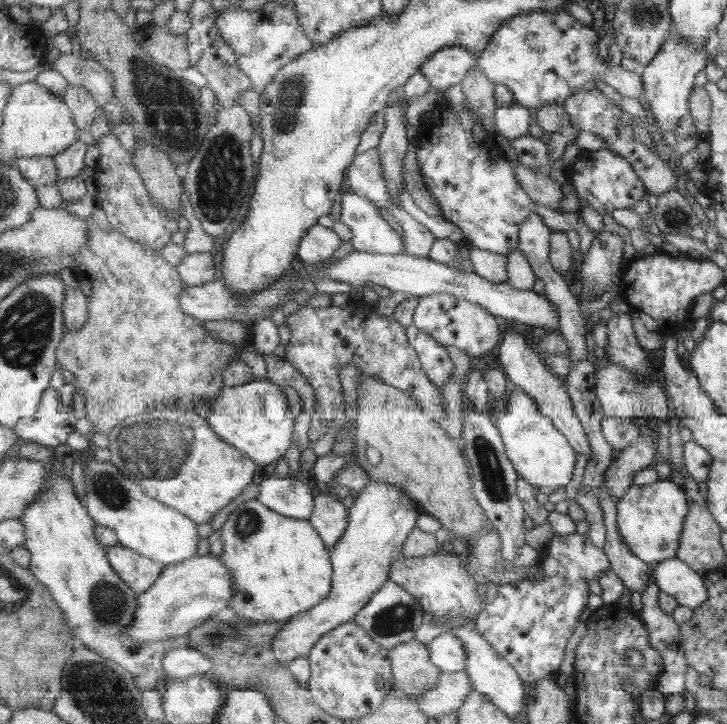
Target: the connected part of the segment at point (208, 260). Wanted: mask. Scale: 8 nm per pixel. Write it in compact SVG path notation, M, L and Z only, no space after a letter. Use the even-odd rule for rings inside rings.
M210 252L192 253L176 267L188 286L199 286L215 281L217 268L213 255L214 253Z

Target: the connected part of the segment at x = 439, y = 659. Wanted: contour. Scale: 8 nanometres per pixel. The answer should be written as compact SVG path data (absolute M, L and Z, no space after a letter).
M452 631L441 633L428 644L430 657L442 672L461 672L466 670L468 652L462 640Z

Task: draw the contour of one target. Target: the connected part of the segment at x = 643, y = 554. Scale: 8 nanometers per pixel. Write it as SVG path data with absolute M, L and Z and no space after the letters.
M668 478L647 485L631 483L618 500L616 512L619 534L622 534L623 541L629 545L630 551L645 564L656 564L673 558L689 504L684 488L674 484Z

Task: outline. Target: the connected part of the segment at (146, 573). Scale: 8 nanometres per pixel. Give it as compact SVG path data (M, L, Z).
M121 544L107 547L106 553L115 572L139 594L155 586L165 567L159 561L151 560L151 557Z

